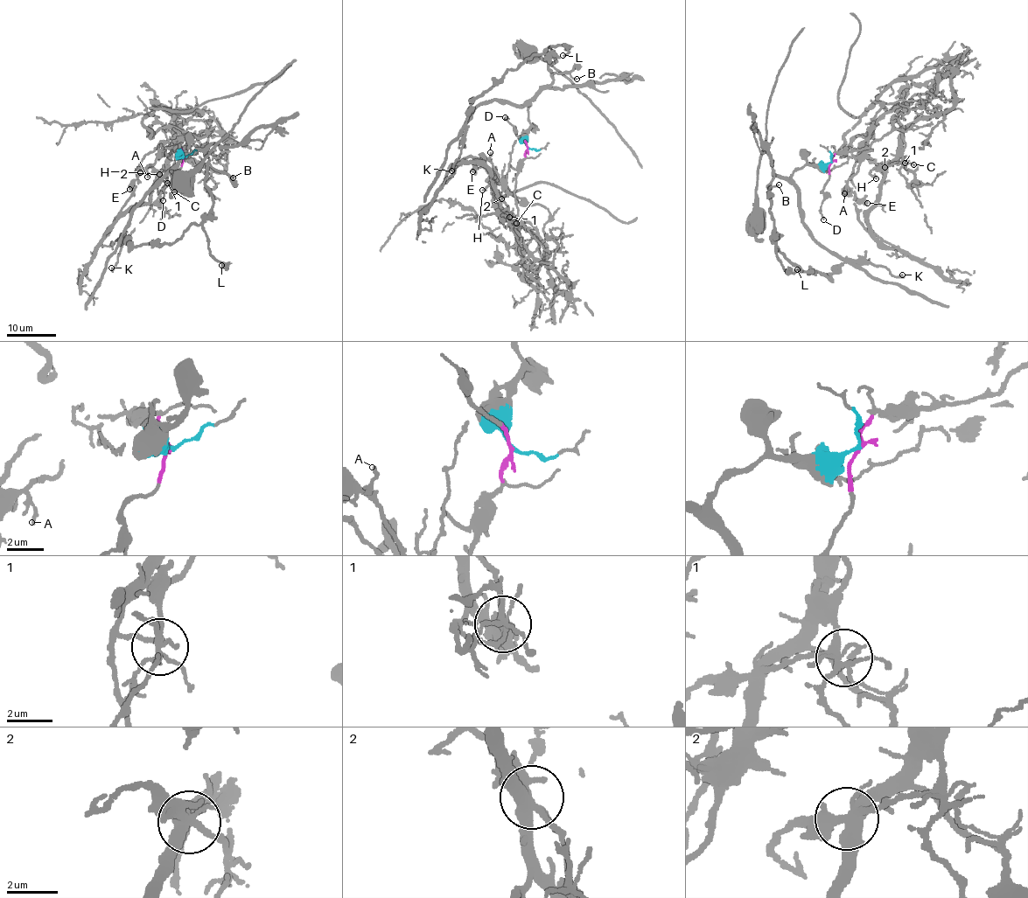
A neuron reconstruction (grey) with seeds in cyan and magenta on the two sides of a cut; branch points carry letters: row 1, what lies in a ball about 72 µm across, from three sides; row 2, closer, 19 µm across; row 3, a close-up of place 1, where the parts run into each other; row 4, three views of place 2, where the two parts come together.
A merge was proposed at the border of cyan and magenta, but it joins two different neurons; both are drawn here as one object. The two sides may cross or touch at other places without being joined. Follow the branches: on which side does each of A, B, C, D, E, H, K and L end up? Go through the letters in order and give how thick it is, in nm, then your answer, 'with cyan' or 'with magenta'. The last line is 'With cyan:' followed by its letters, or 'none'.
A: calibre 180 nm; with magenta
B: calibre 130 nm; with cyan
C: calibre 150 nm; with magenta
D: calibre 130 nm; with magenta
E: calibre 550 nm; with magenta
H: calibre 240 nm; with magenta
K: calibre 280 nm; with cyan
L: calibre 150 nm; with cyan
With cyan: B, K, L

